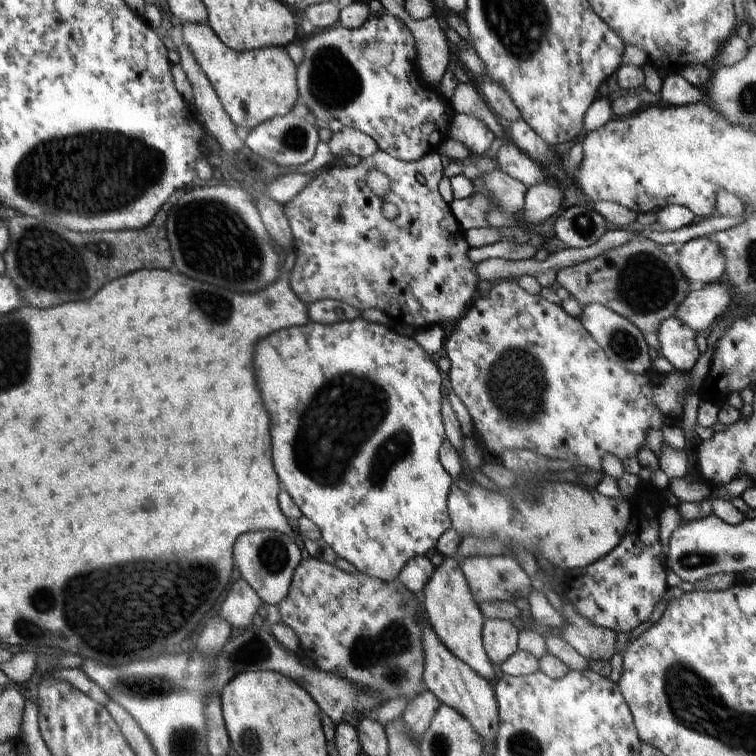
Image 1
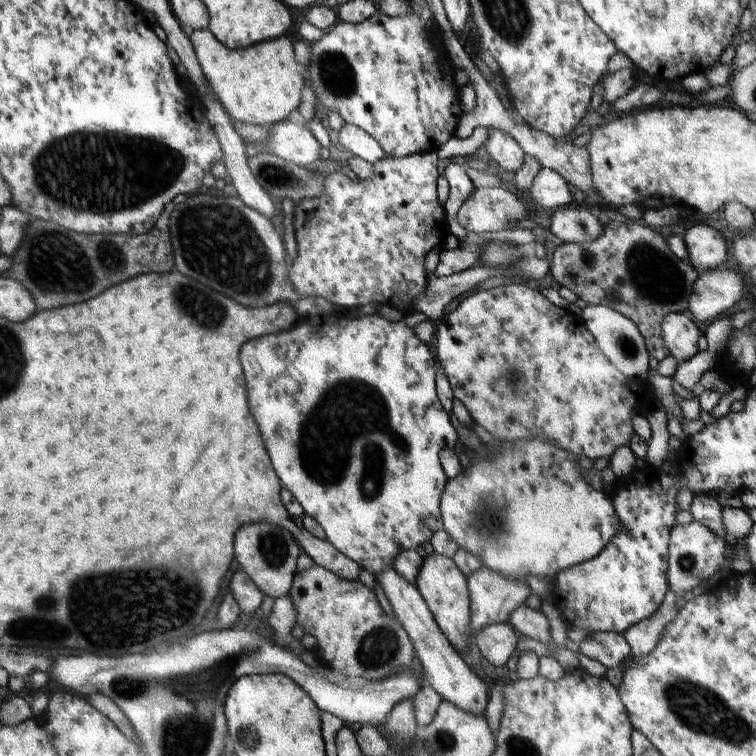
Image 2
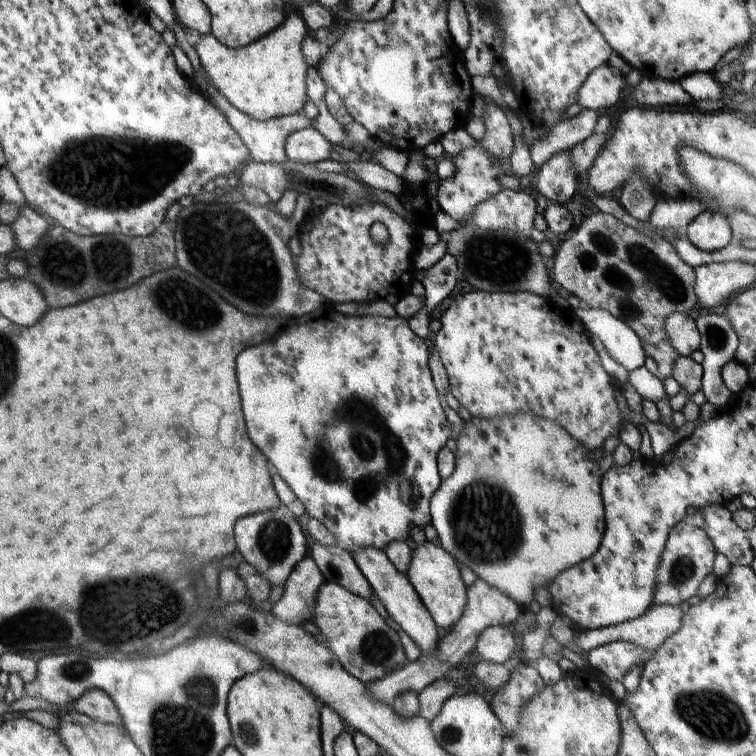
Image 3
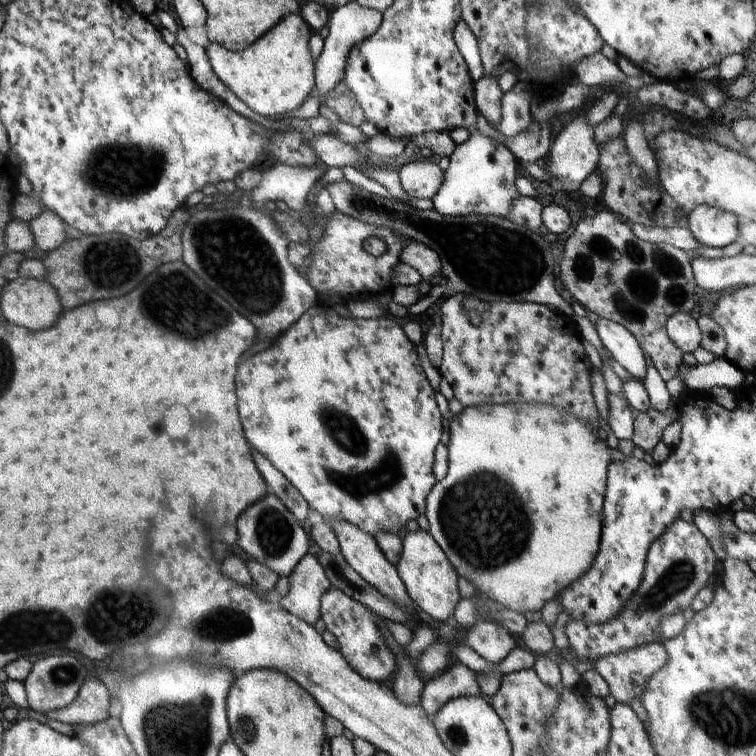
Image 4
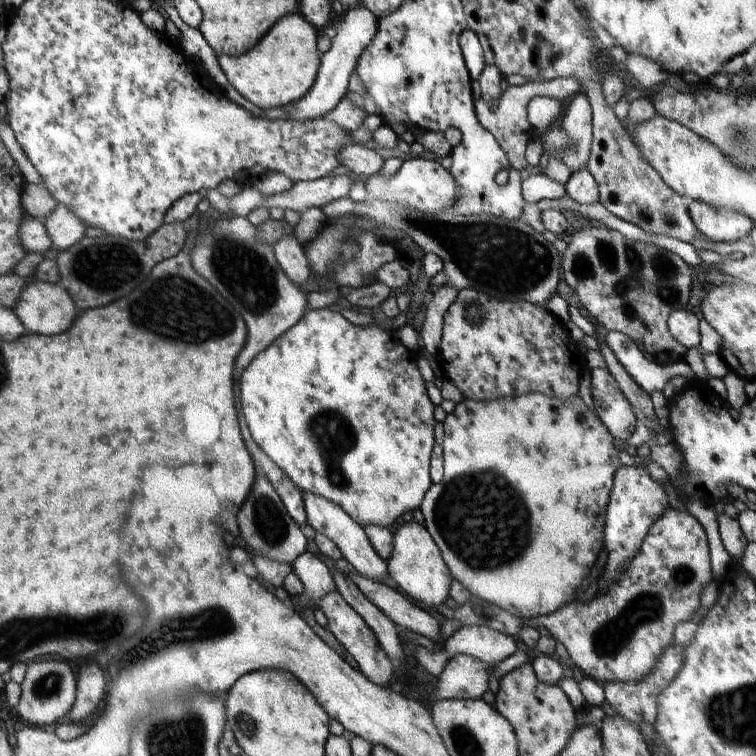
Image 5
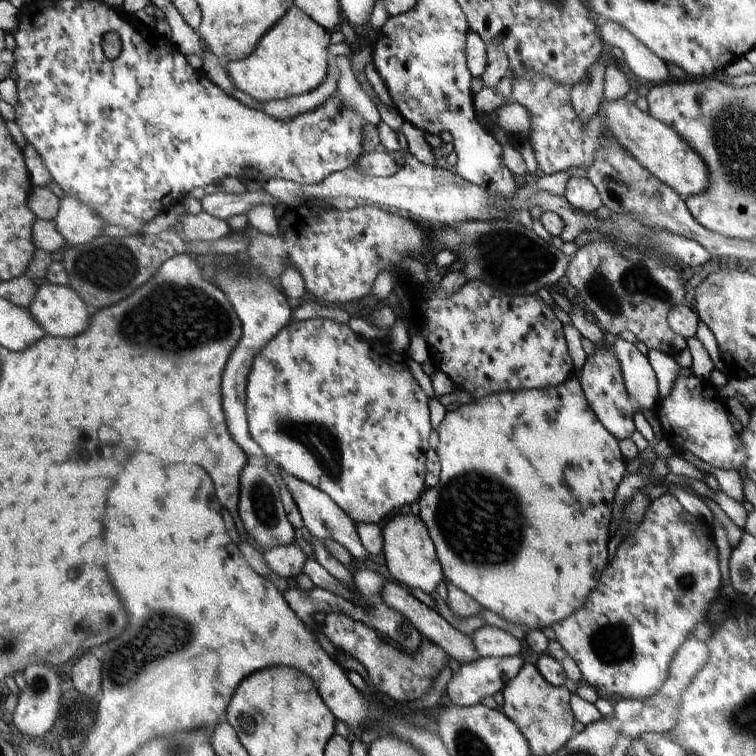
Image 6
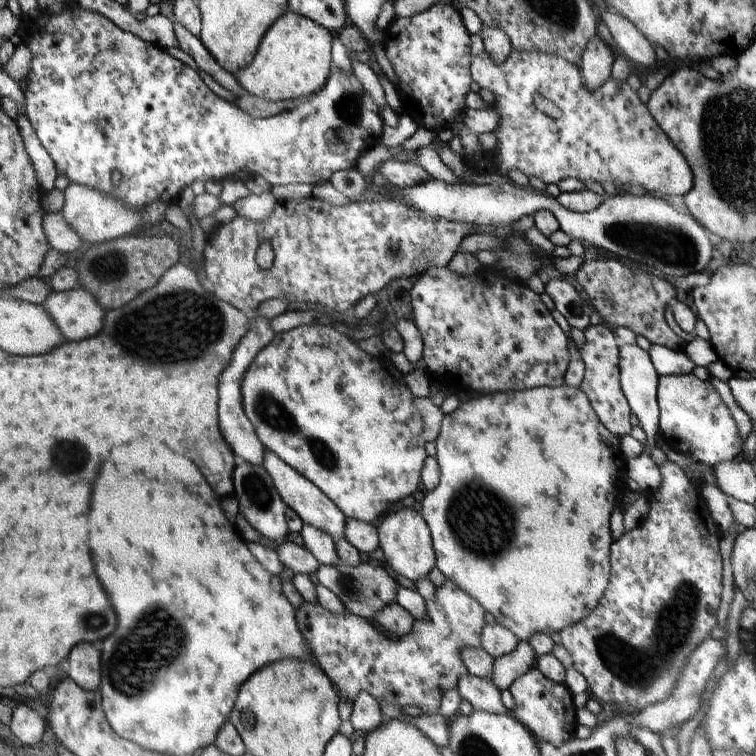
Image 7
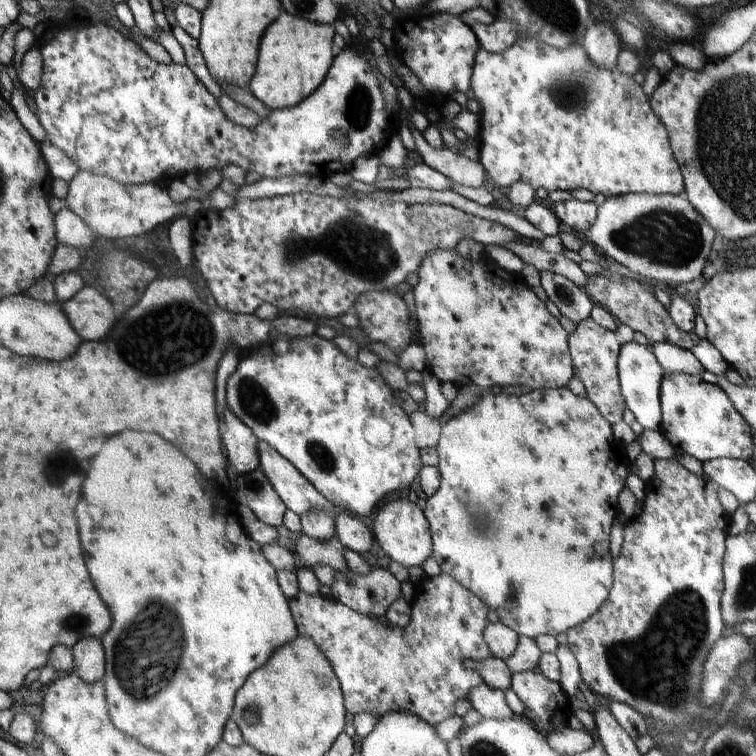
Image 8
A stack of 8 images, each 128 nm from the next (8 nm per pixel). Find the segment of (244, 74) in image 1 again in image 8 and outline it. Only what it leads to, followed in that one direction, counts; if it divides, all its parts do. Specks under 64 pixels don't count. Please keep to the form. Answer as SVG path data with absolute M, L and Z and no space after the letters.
M284 10L262 35L256 72L247 88L271 111L298 106L326 78L336 54L334 35L333 25L304 20Z

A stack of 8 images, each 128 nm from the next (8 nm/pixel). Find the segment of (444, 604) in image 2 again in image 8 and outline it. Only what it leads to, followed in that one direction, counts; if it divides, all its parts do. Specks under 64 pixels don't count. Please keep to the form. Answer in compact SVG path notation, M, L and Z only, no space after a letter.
M397 499L382 506L372 524L372 530L386 556L404 568L422 567L426 558L432 556L429 522L423 510L409 499Z

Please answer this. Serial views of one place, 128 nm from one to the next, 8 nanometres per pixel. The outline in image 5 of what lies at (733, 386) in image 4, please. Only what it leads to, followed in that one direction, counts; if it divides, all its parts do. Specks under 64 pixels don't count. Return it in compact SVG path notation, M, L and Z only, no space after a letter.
M608 331L604 342L630 377L648 396L654 391L662 391L668 380L676 375L685 377L686 383L700 381L685 360L673 365L658 365L654 361L648 361L635 342L626 334Z

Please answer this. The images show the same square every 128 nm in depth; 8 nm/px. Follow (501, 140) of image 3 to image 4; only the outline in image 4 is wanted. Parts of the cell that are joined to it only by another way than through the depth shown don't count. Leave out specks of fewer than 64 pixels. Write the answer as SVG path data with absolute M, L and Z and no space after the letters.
M483 76L474 83L474 98L477 112L482 114L491 126L500 124L501 98L503 92L498 86L496 78Z

